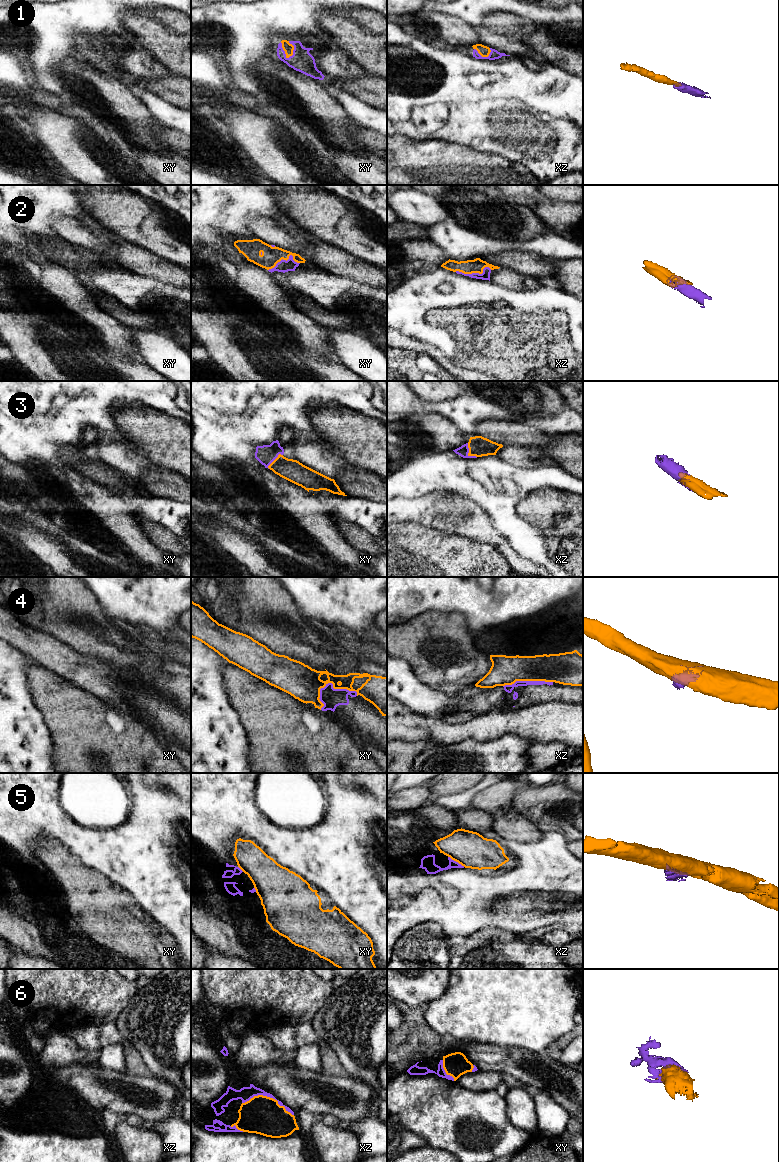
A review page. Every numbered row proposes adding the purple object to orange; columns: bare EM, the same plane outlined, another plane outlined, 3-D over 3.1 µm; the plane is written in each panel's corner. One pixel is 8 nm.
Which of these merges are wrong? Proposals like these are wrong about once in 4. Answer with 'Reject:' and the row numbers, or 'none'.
Reject: 4, 5

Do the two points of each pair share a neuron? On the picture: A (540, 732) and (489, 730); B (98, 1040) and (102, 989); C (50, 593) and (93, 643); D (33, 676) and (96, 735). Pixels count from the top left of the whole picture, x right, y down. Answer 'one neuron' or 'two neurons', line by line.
A: one neuron
B: two neurons
C: one neuron
D: one neuron

